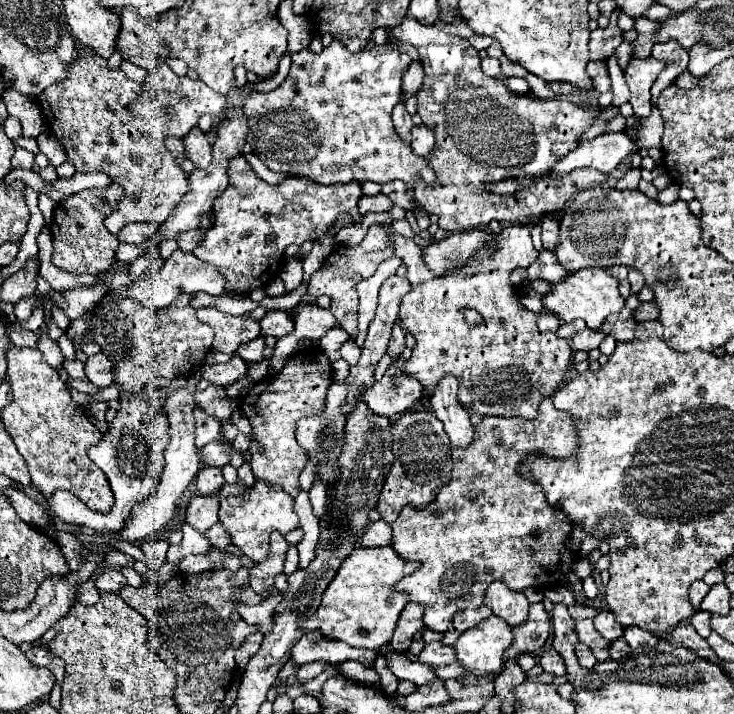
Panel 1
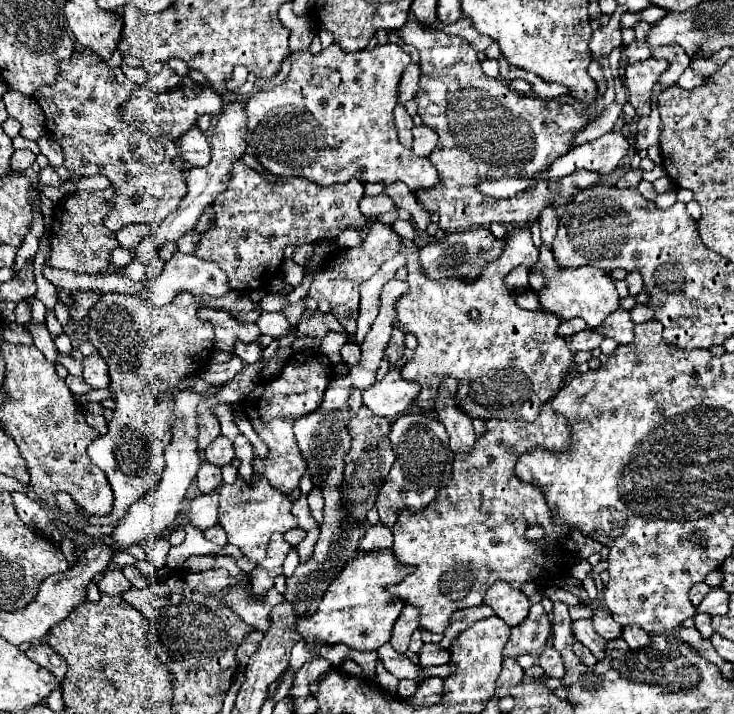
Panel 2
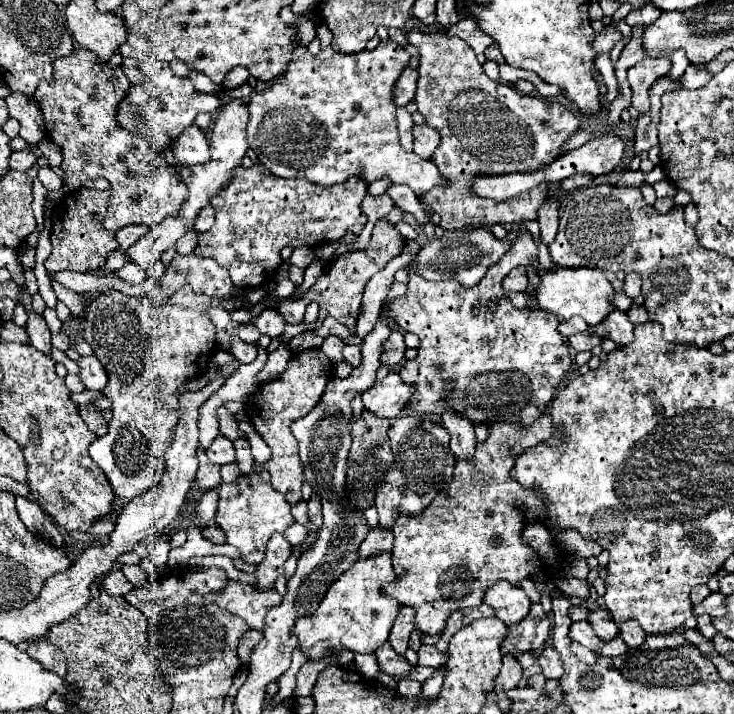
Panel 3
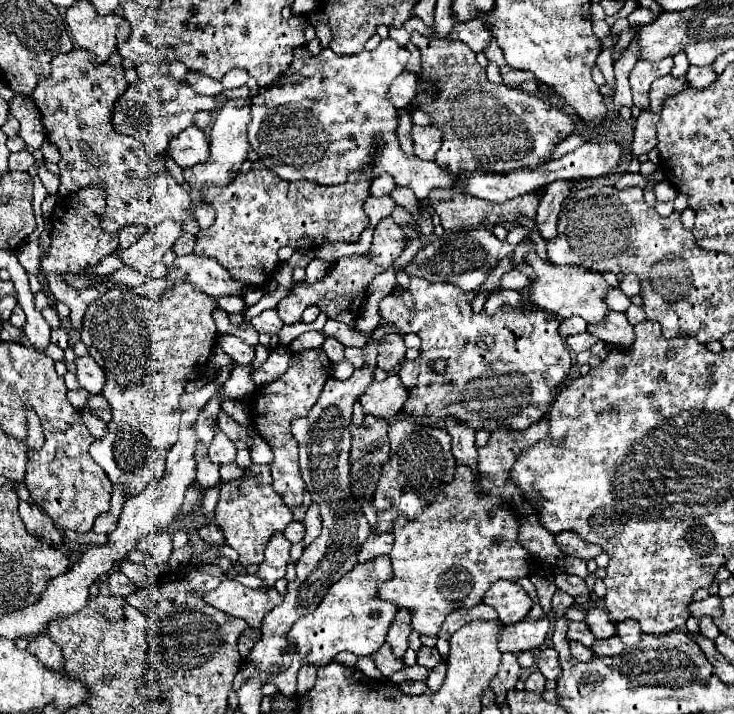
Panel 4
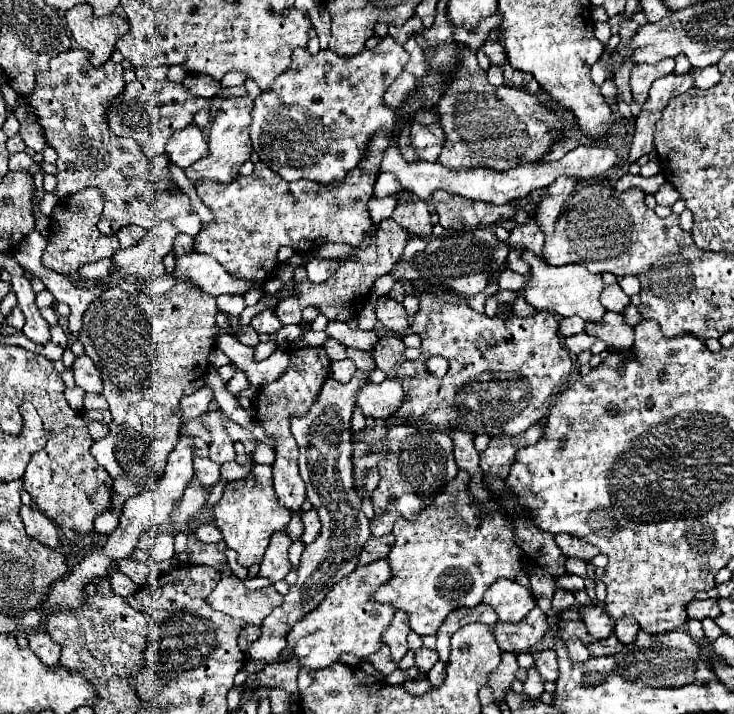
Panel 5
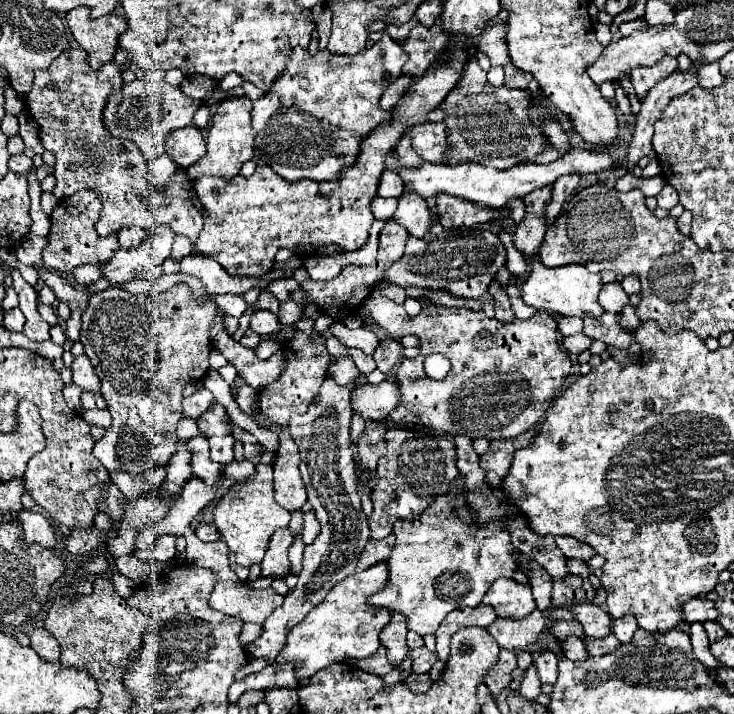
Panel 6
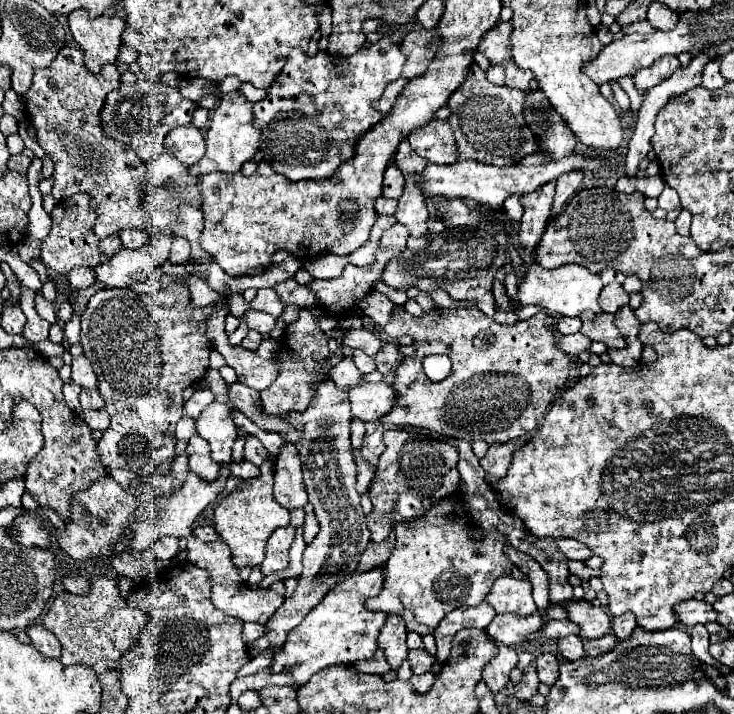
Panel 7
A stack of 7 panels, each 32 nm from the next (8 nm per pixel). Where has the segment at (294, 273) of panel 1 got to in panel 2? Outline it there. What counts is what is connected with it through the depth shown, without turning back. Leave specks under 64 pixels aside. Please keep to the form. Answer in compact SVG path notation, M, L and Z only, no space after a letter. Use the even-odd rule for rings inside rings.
M292 258L284 260L284 264L282 264L282 272L284 272L284 274L282 274L284 282L290 284L292 288L300 286L300 282L304 280L304 268L302 268L300 264L296 264Z

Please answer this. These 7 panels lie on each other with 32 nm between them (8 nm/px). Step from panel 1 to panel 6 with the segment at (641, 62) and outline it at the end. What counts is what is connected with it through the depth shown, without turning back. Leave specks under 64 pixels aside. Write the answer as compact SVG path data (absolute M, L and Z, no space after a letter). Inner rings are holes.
M666 56L664 60L656 62L654 66L638 66L630 72L630 82L632 82L632 88L638 96L638 100L642 102L644 96L648 94L648 88L652 88L652 84L656 80L662 80L664 76L670 76L674 70L676 70L678 62L676 58L670 58Z

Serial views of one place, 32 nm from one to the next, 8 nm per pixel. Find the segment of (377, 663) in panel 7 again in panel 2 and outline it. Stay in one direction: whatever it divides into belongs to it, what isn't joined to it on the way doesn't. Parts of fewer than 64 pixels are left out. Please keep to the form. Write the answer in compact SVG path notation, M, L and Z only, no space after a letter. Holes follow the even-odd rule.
M384 644L378 648L378 656L382 658L386 670L390 674L394 674L398 680L404 680L404 678L410 678L410 680L416 680L418 684L422 684L426 678L422 676L422 672L426 670L424 666L420 664L412 664L404 654L398 654L390 644Z

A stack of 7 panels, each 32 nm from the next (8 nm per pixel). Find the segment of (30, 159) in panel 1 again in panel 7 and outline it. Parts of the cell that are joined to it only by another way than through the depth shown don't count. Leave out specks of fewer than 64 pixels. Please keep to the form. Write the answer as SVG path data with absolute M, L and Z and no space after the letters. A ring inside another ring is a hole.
M16 154L16 156L10 156L10 160L8 160L8 170L16 170L16 172L20 172L20 174L26 174L26 170L30 168L30 164L32 164L32 160L30 160L28 156Z

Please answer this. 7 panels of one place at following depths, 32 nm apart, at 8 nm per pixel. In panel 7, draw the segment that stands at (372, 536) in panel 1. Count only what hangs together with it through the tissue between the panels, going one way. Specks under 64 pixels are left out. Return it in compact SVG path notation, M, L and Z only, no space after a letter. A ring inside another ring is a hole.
M390 534L384 542L370 542L366 546L366 550L362 552L356 572L366 572L366 570L372 570L372 568L384 564L388 560L392 548L394 548L394 534Z

